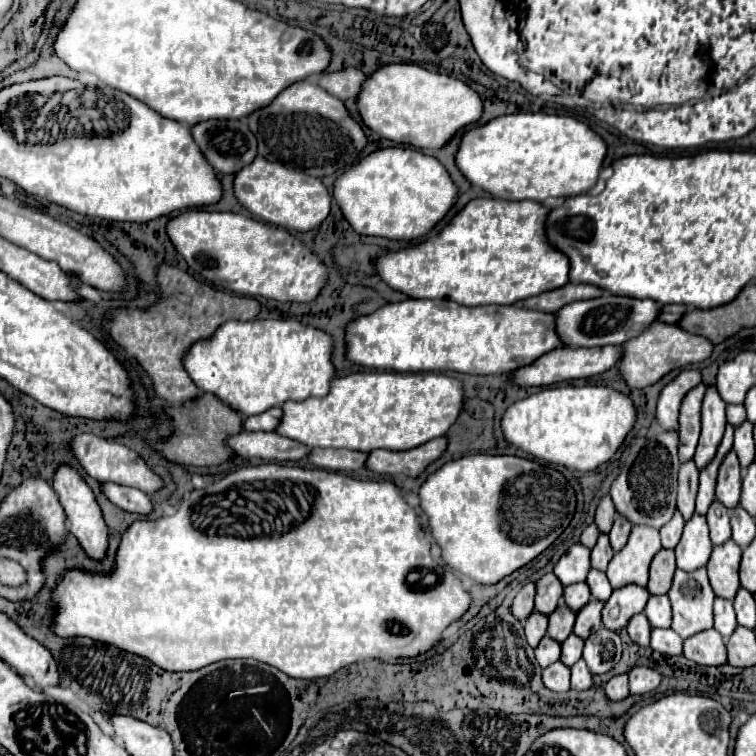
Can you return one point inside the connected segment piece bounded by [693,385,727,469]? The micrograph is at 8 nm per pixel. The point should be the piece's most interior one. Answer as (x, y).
(713, 421)

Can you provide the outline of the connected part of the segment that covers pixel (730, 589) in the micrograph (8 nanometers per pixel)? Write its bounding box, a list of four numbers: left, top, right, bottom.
[707,539,741,599]

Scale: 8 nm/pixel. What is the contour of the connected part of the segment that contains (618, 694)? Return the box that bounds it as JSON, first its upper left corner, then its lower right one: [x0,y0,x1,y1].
[605,675,629,701]

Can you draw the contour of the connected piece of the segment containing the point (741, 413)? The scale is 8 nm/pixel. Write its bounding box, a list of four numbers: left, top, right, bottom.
[727,405,747,427]

